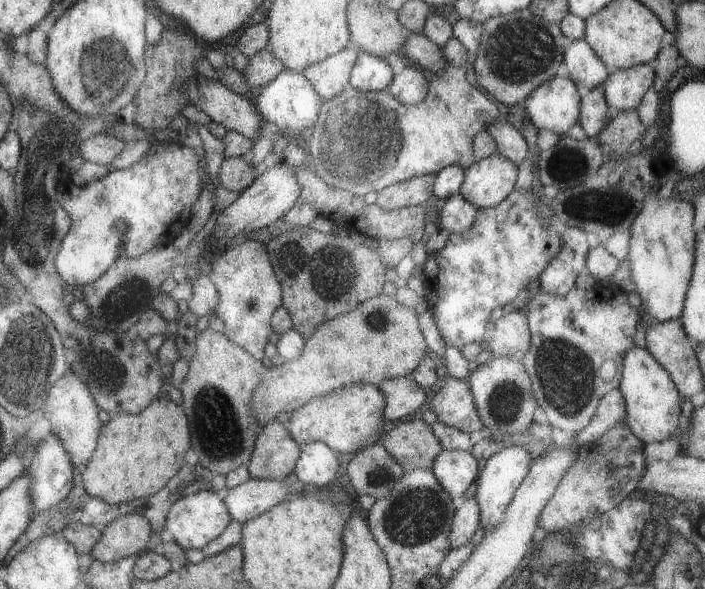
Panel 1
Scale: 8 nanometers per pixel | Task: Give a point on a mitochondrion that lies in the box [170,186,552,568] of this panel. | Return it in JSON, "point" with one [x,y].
{"point":[415,516]}

